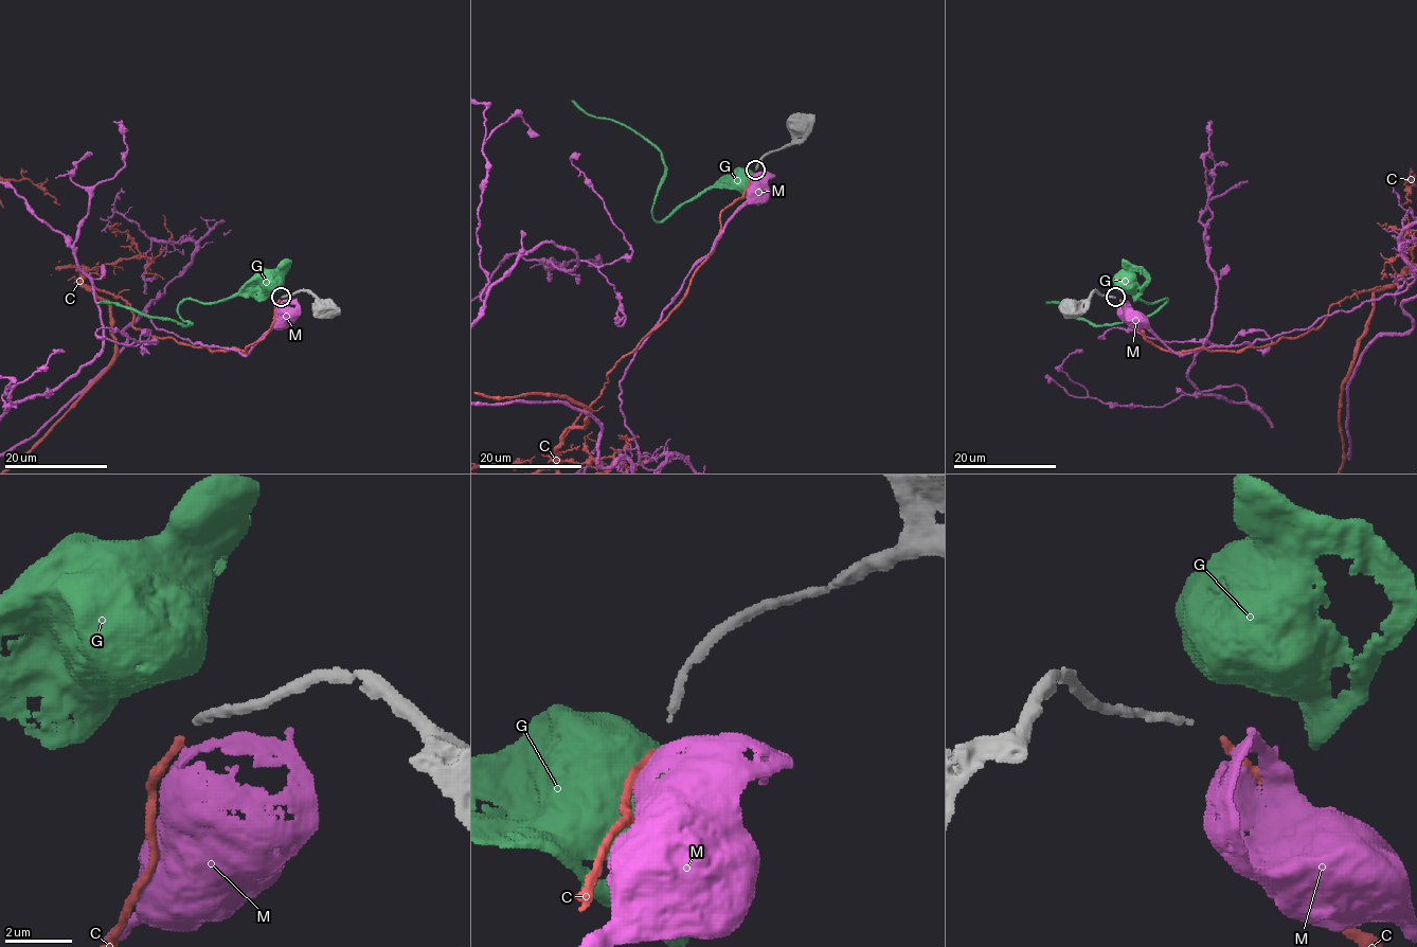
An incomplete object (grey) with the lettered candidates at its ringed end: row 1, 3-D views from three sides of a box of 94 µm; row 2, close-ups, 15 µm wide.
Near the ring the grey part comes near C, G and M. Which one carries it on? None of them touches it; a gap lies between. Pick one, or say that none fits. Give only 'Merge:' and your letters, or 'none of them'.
Merge: C

